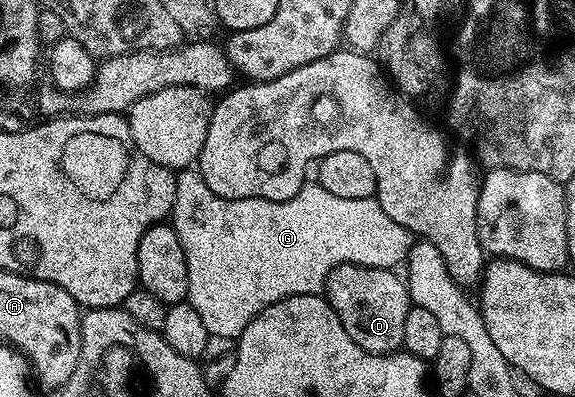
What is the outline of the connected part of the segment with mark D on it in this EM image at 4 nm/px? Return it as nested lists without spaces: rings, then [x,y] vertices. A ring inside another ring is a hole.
[[[340,265],[329,273],[323,293],[335,315],[339,315],[343,331],[347,331],[363,351],[387,354],[402,348],[403,323],[407,320],[411,302],[404,280],[394,270]]]

